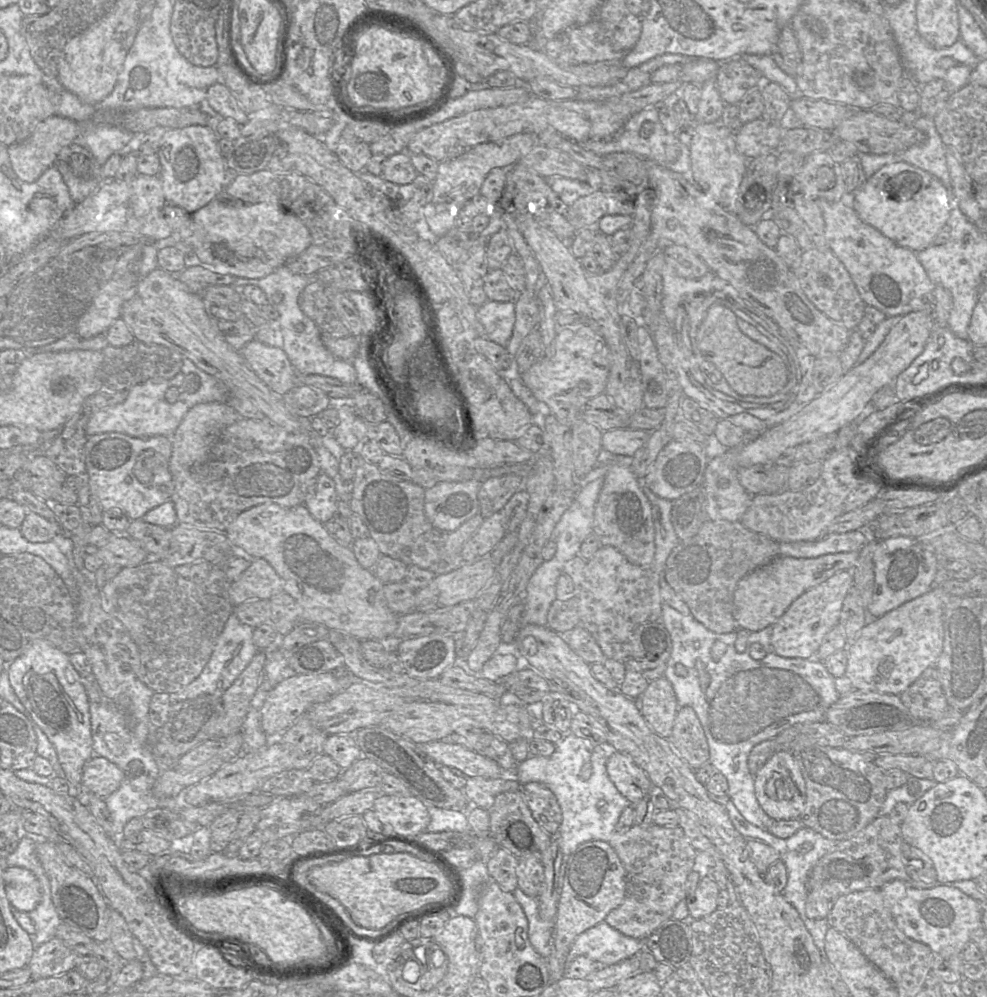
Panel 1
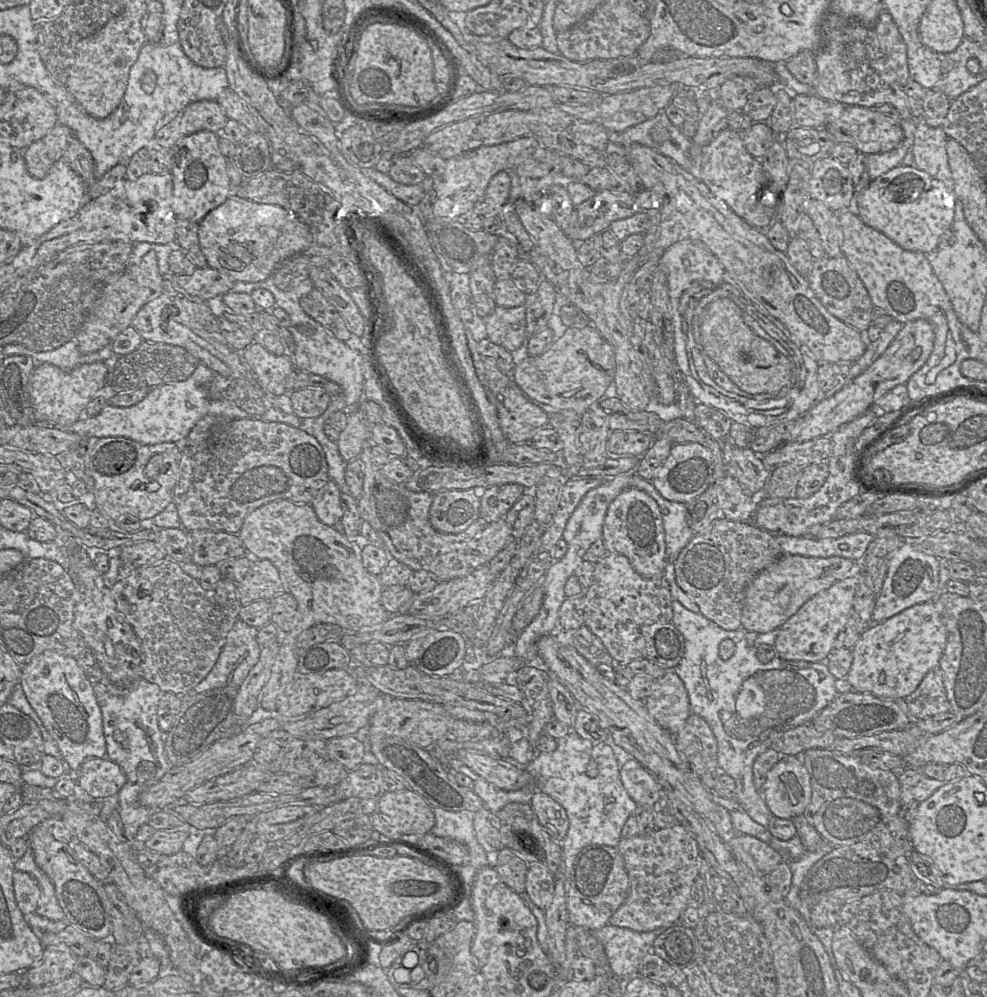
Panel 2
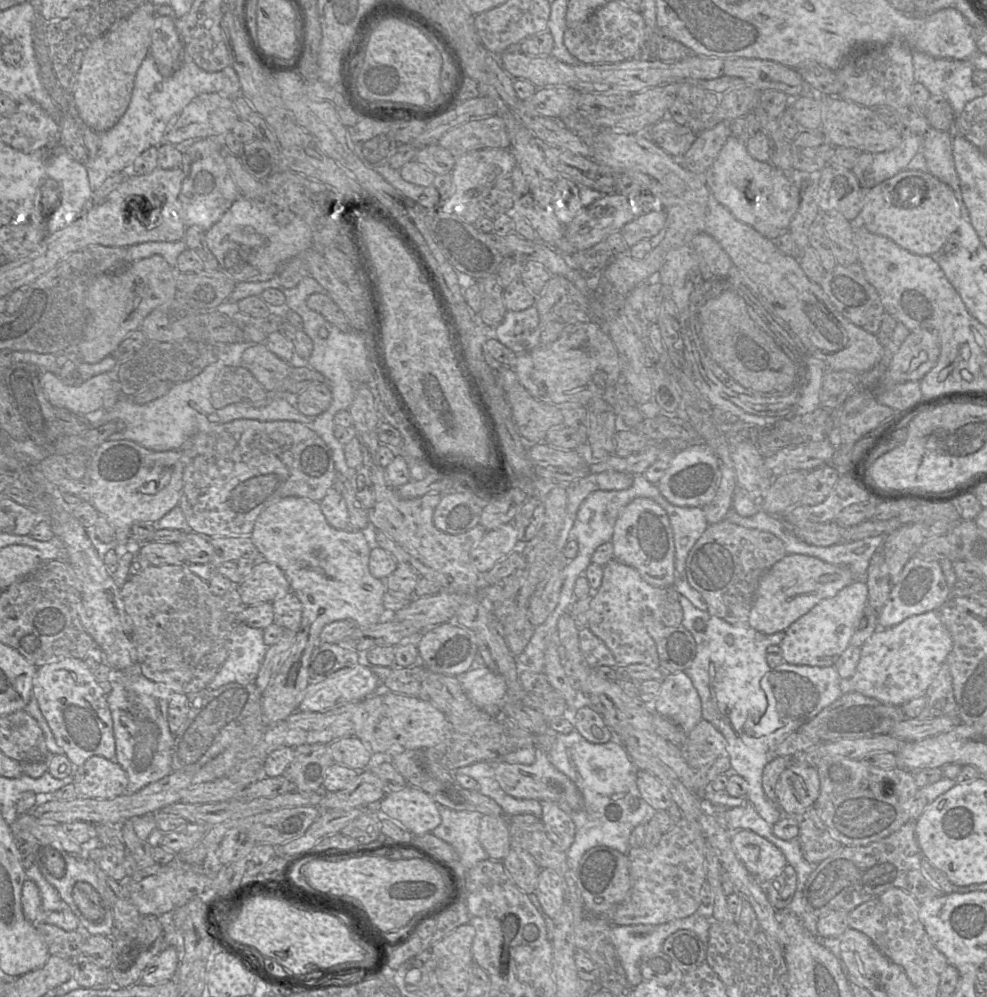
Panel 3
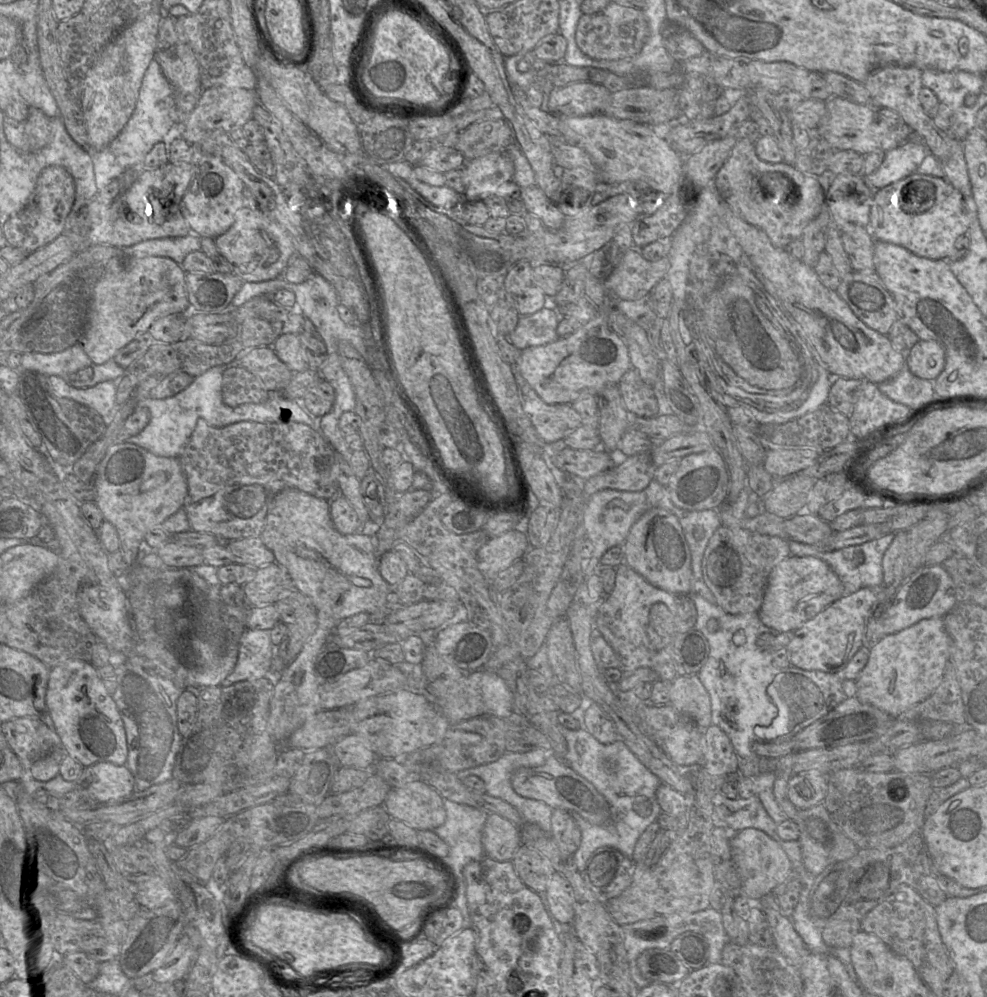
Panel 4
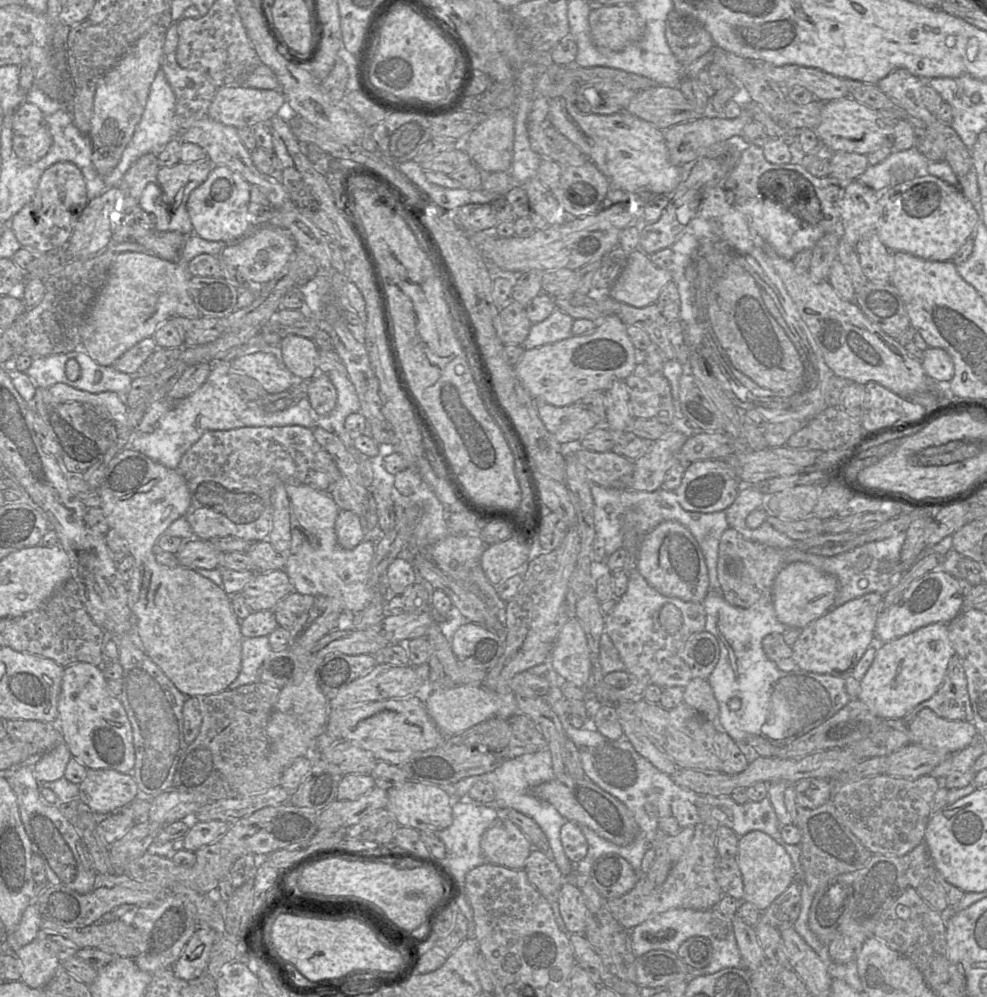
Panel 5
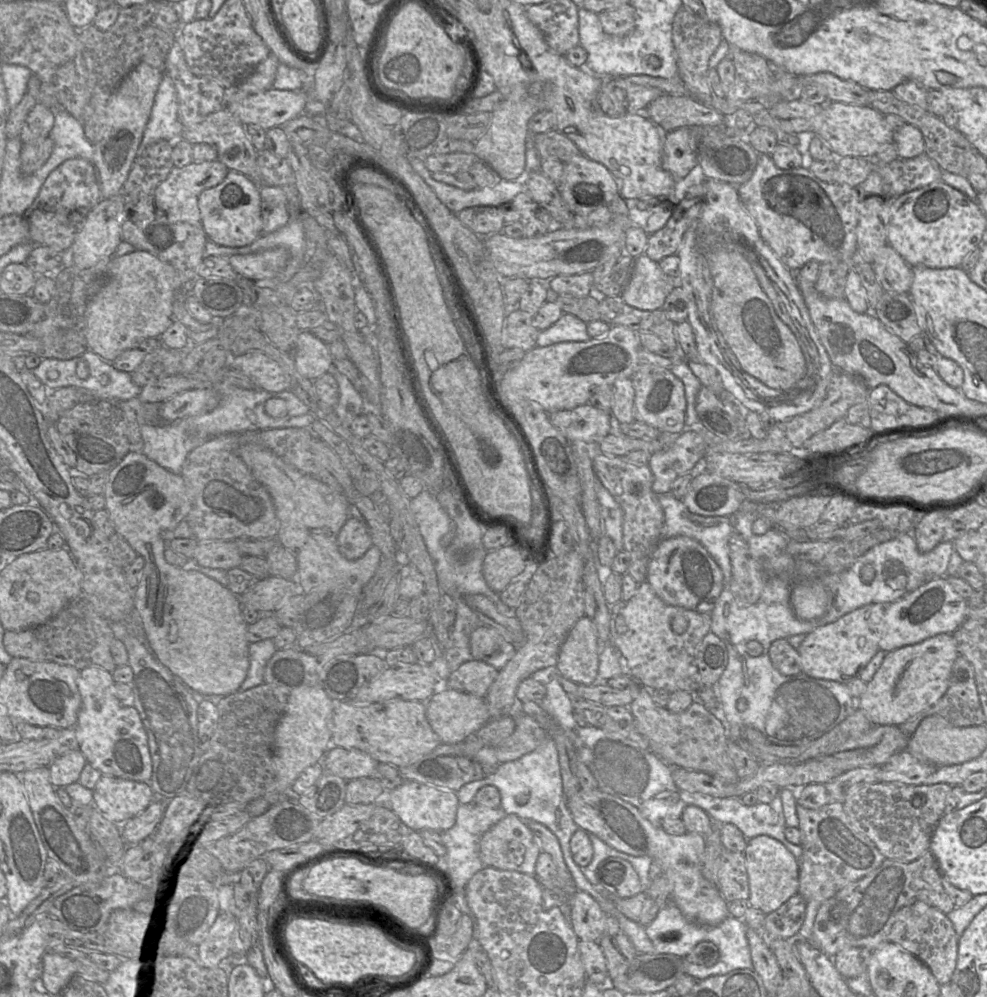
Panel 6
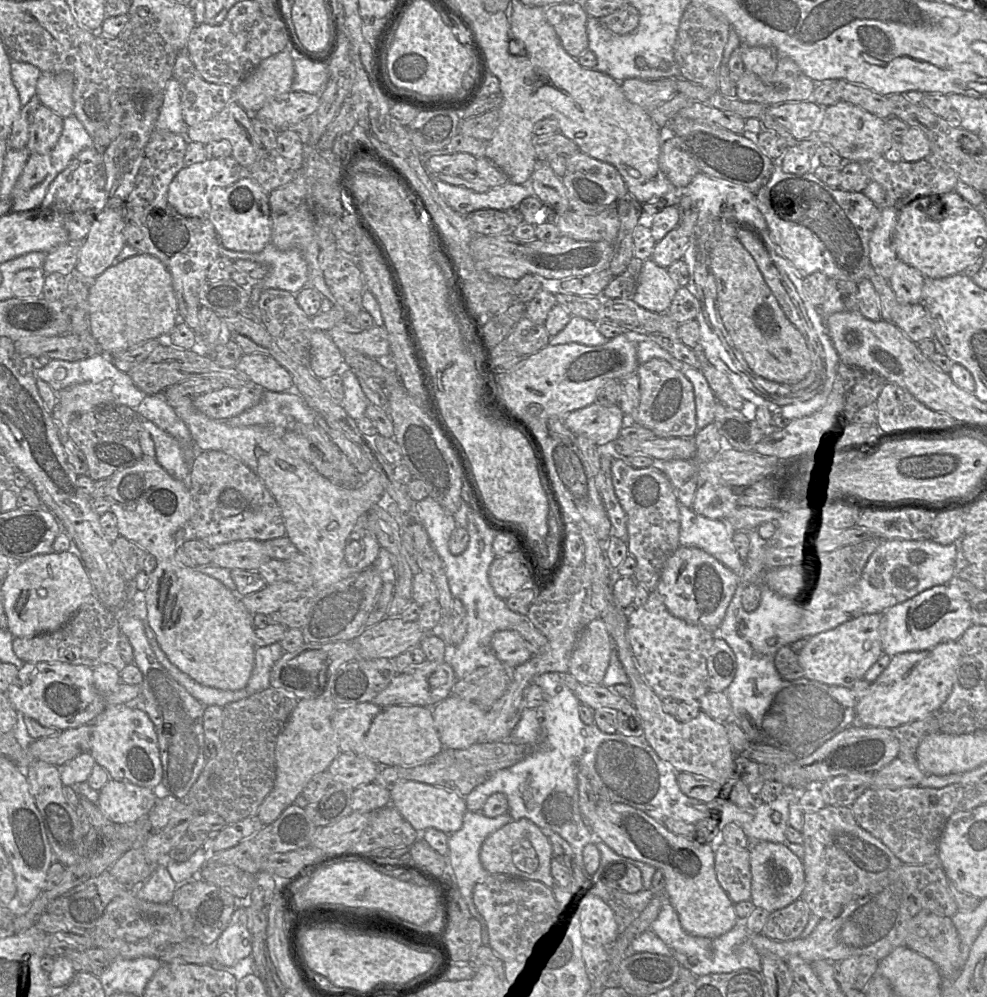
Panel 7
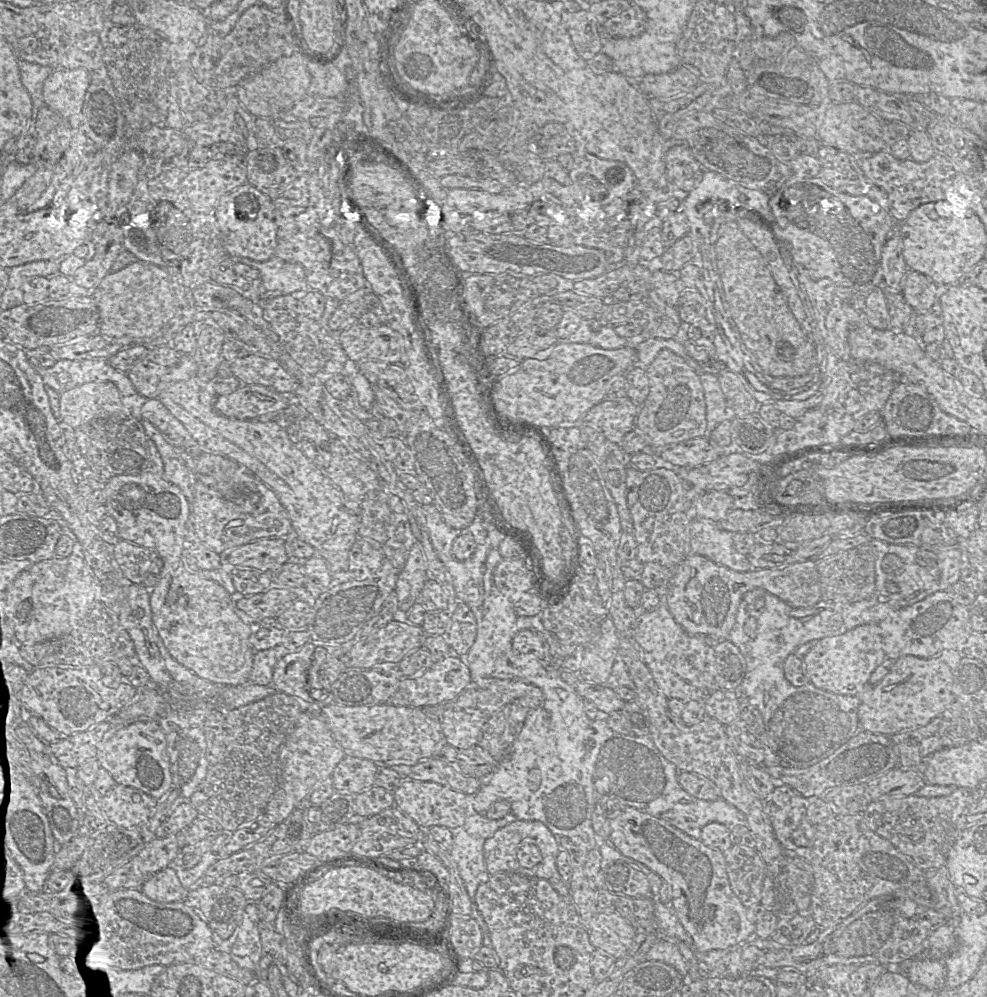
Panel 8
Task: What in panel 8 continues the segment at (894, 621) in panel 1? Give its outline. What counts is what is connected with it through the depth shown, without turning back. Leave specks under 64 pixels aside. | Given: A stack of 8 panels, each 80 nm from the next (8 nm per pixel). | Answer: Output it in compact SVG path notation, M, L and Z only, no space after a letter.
M948 649L928 659L907 655L895 660L889 673L873 687L871 696L859 705L861 729L892 736L927 725L953 701L956 671L962 657L959 650Z

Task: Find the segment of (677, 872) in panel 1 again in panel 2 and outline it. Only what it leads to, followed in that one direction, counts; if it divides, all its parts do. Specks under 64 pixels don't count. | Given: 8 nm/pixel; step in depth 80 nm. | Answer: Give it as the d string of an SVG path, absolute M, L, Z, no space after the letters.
M677 823L670 828L656 828L648 834L622 837L616 848L623 856L630 890L625 902L610 917L609 924L637 932L649 932L679 923L684 910L693 904L693 887L697 878L702 876L702 855L695 838Z

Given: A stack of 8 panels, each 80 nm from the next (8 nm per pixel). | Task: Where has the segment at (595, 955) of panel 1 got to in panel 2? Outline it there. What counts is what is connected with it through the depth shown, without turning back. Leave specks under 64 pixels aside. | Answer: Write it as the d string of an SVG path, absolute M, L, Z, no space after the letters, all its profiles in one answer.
M607 924L595 931L602 943L610 968L621 980L628 981L637 975L641 959L652 952L655 939L665 928L649 932L637 932L628 928Z

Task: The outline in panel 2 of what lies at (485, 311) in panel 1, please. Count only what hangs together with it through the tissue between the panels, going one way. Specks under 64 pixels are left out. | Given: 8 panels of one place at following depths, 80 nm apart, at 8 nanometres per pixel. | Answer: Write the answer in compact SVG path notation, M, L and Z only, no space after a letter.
M497 306L484 323L487 338L510 352L518 352L528 339L524 306Z

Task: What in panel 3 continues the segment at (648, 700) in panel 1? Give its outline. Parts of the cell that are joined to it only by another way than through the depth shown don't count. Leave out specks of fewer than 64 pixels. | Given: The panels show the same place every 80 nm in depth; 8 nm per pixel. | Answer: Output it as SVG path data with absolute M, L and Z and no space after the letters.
M684 672L667 674L661 680L659 694L651 707L681 726L686 733L702 719L699 694Z

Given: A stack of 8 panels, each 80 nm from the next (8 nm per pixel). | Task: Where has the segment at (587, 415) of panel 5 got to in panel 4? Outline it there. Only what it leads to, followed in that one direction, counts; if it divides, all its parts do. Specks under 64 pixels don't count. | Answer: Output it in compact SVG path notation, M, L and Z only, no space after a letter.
M527 384L520 390L523 410L545 443L563 440L581 426L581 417L571 404L547 404Z

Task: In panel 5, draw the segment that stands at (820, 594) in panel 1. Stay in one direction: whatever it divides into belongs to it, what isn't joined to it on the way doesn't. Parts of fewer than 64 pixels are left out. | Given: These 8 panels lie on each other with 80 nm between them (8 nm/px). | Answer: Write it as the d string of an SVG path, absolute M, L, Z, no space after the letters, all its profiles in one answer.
M876 592L867 593L831 608L802 628L791 647L798 668L817 674L841 677L844 680L850 677L857 663L870 647L874 638L875 624L883 611L882 595Z

